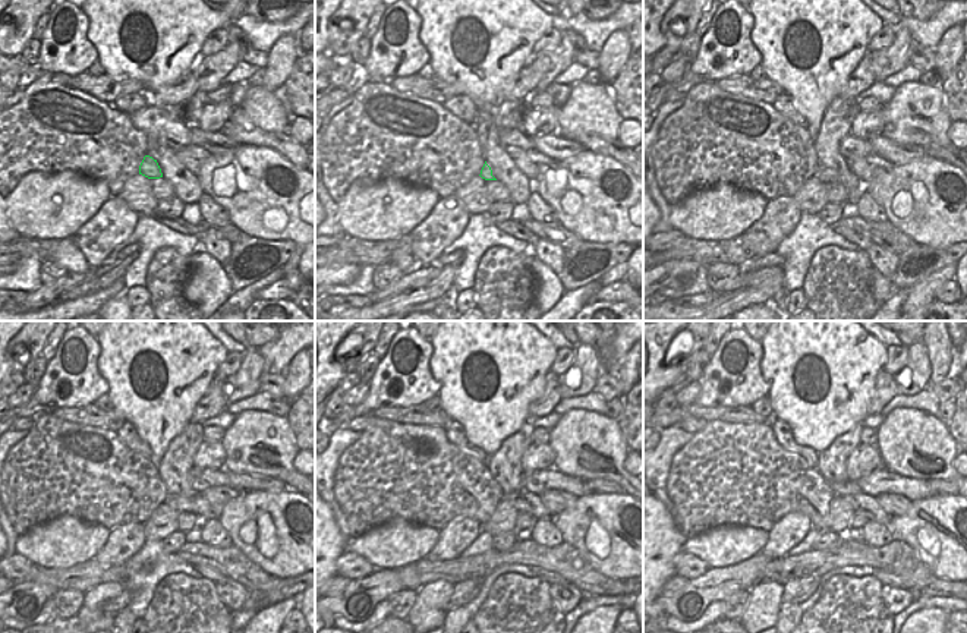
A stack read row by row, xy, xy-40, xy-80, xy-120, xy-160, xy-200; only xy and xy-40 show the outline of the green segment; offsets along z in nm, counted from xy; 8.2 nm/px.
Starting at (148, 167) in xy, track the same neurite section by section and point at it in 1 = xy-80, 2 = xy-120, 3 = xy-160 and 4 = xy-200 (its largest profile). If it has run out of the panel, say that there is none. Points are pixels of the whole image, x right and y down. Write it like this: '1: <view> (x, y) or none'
1: xy-80 (828, 176)
2: xy-120 (197, 504)
3: xy-160 (523, 501)
4: xy-200 (866, 506)

